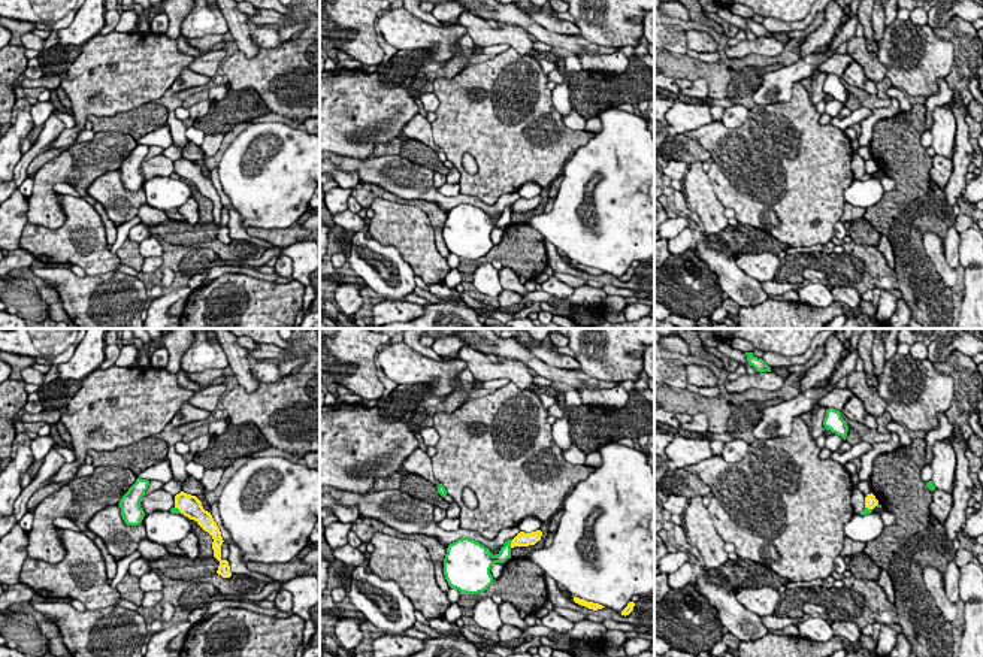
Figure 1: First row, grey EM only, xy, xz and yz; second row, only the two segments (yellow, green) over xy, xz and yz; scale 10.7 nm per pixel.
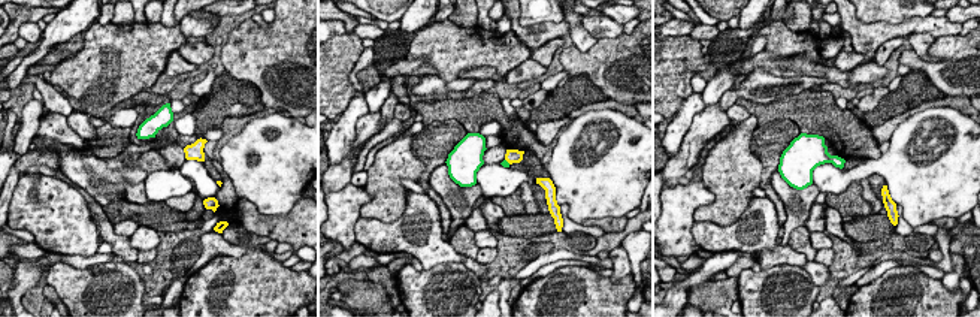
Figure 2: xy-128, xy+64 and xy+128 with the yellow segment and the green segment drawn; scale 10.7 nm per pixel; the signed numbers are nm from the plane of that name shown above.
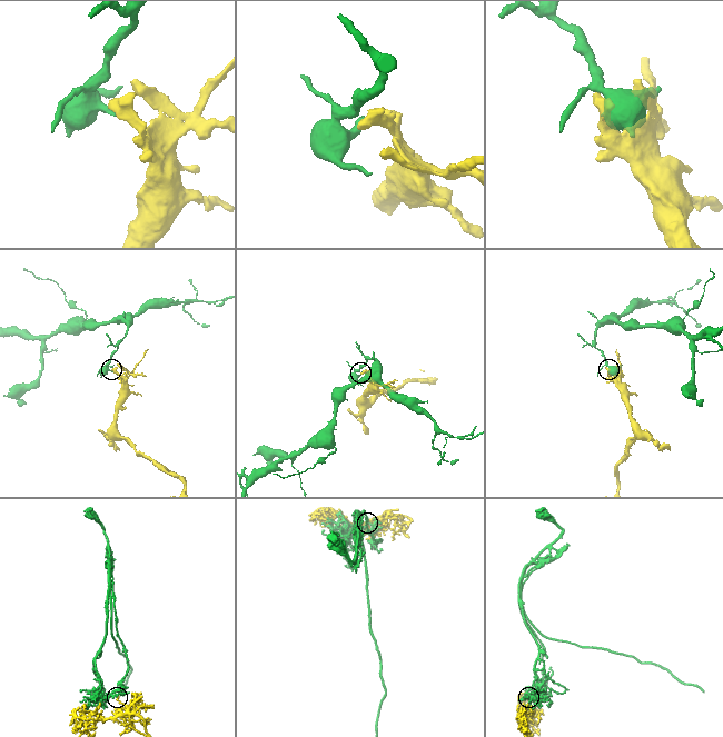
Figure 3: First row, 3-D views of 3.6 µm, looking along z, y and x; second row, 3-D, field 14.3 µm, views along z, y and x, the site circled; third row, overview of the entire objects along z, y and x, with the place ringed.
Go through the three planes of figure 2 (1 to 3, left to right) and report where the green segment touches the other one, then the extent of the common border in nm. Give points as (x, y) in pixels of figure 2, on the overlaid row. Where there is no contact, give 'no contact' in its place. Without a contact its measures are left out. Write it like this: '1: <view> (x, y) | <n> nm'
1: no contact
2: xy+64 (508, 162) | 80 nm
3: no contact

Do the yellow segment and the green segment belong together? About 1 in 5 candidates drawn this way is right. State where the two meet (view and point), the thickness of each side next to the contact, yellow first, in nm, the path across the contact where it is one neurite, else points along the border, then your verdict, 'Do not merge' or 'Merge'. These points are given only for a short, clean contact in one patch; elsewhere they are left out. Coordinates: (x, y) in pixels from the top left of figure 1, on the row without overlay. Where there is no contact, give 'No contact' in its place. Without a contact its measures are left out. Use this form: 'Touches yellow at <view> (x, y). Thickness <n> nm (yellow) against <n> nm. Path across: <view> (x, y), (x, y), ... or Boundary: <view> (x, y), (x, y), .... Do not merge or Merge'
Touches yellow at xz (511, 209). Thickness 160 nm (yellow) against 130 nm. Boundary: xz (513, 205), (510, 212). Do not merge

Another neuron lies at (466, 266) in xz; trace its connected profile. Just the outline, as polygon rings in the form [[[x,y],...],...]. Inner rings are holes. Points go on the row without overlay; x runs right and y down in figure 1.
[[[524,222],[508,224],[502,240],[493,249],[478,260],[460,258],[459,270],[468,278],[483,263],[497,260],[505,267],[511,267],[517,276],[535,281],[548,266],[544,236]]]

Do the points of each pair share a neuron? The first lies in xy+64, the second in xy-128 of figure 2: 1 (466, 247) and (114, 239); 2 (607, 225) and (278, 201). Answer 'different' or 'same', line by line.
1: same
2: different

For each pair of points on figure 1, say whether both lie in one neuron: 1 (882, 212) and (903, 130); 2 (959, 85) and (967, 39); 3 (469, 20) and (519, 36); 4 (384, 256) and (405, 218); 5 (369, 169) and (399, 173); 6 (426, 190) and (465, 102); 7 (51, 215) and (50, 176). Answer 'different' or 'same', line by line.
1: same
2: same
3: same
4: different
5: same
6: different
7: same

